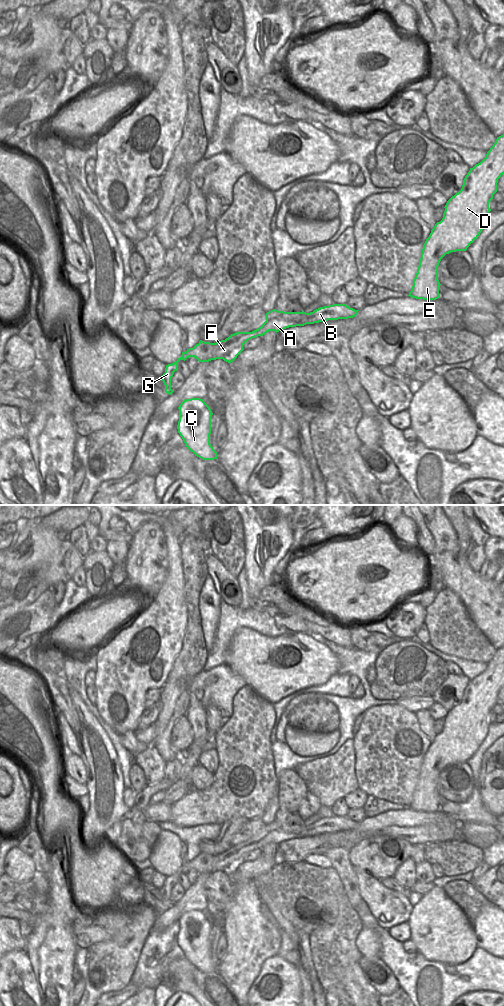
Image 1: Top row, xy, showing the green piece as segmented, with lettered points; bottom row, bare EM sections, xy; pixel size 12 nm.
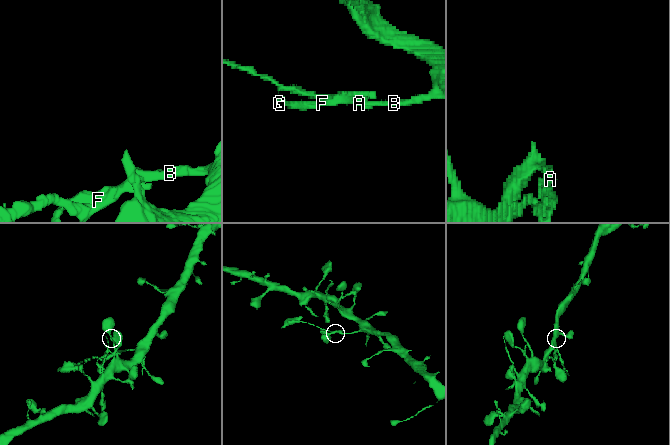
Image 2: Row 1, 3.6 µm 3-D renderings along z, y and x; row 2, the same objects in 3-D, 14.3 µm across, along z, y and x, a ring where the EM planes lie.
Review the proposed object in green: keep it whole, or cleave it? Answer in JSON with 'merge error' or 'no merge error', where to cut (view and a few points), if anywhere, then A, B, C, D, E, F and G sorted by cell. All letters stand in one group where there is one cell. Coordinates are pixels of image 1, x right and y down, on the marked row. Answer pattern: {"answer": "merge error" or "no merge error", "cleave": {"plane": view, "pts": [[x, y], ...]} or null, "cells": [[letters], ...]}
{"answer": "merge error", "cleave": {"plane": "xy", "pts": [[277, 313], [283, 321], [294, 320], [297, 325]]}, "cells": [["A", "C", "F", "G"], ["B", "D", "E"]]}

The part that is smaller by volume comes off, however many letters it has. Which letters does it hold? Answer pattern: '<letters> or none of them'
A, C, F, G

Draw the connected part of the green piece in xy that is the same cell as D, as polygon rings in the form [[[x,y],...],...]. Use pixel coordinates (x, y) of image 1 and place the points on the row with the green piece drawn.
[[[504,134],[497,137],[486,157],[467,173],[461,190],[452,196],[445,205],[443,218],[437,222],[426,239],[413,286],[408,296],[423,300],[436,300],[440,297],[438,266],[441,259],[451,252],[466,251],[478,238],[489,217],[489,202],[497,192],[498,179],[504,174]]]

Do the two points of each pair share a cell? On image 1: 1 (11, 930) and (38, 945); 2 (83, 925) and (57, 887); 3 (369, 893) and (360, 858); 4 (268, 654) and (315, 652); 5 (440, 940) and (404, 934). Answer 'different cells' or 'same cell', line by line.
1: different cells
2: different cells
3: different cells
4: same cell
5: different cells

